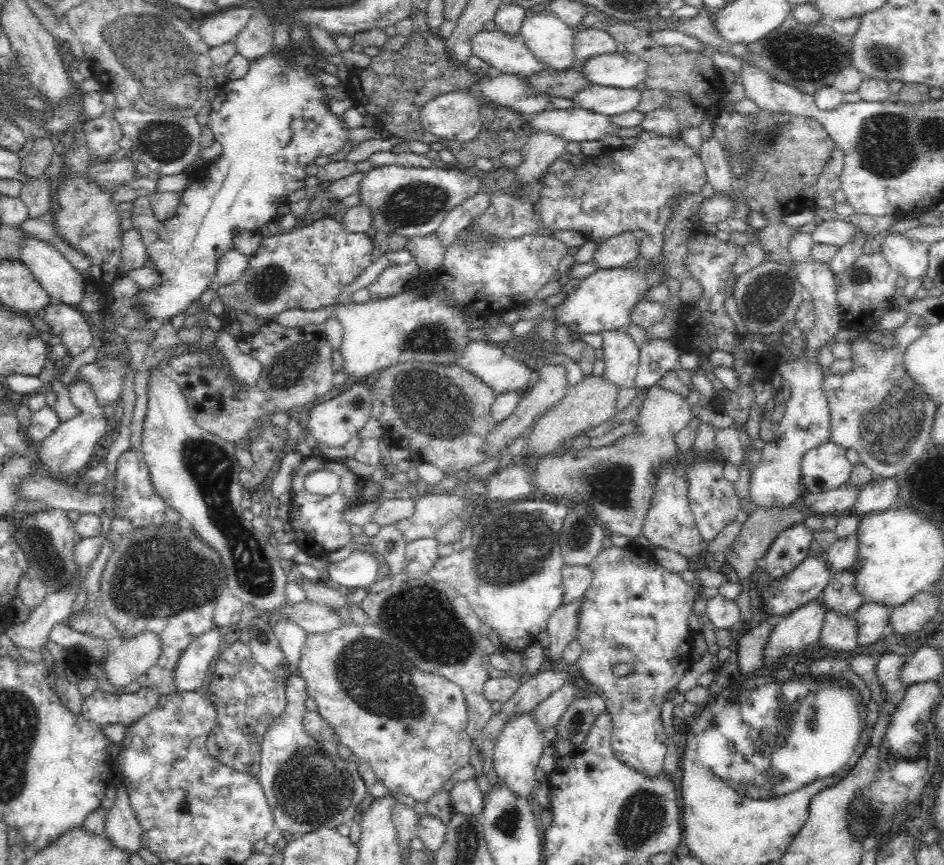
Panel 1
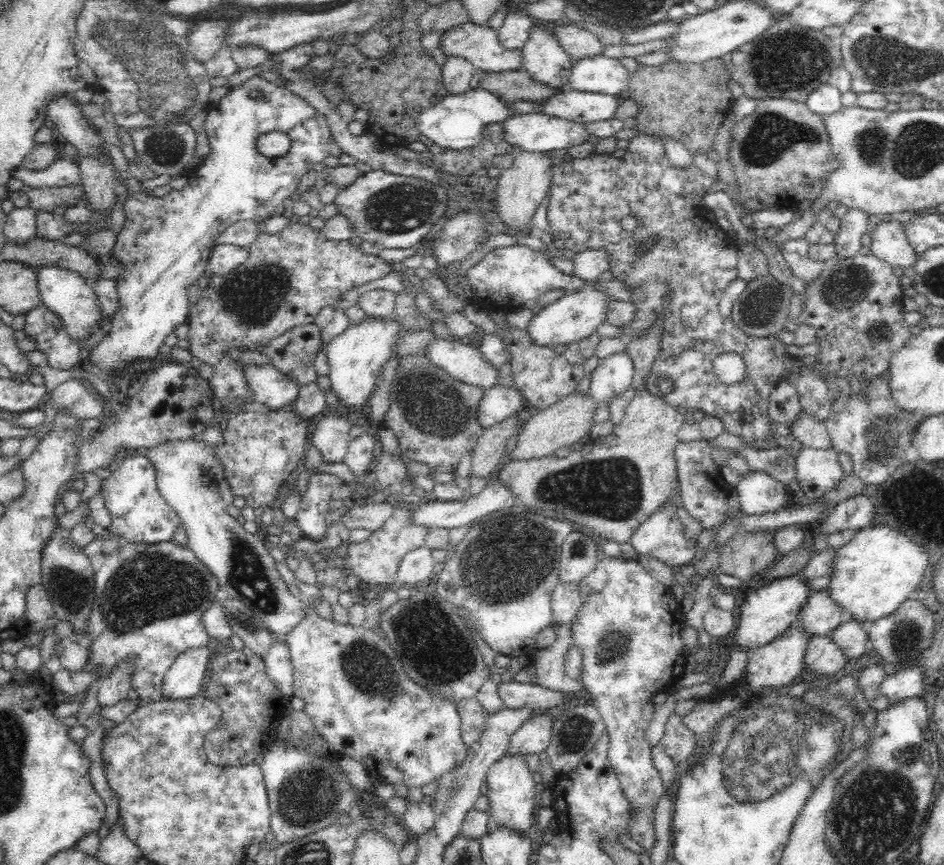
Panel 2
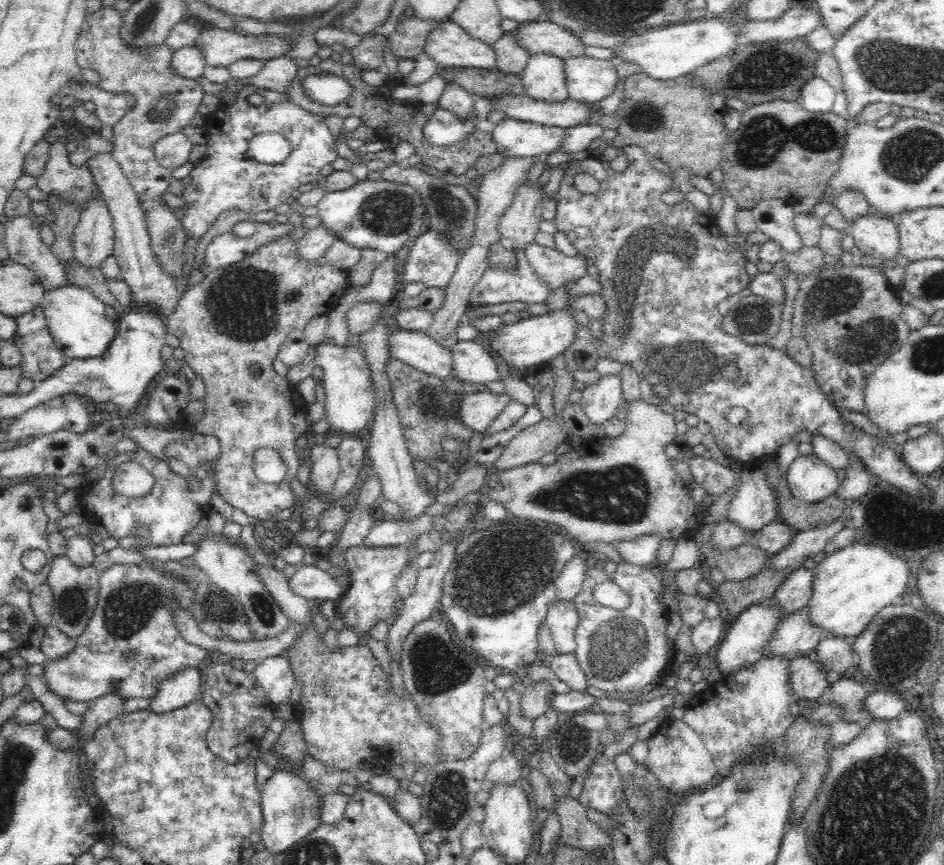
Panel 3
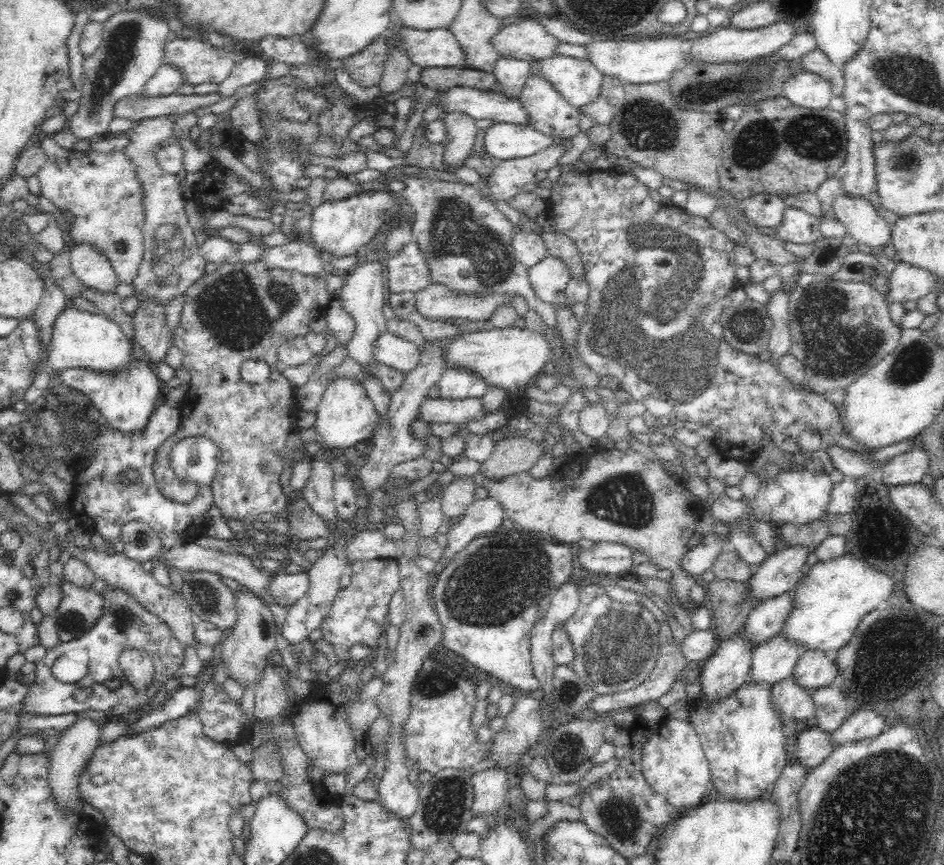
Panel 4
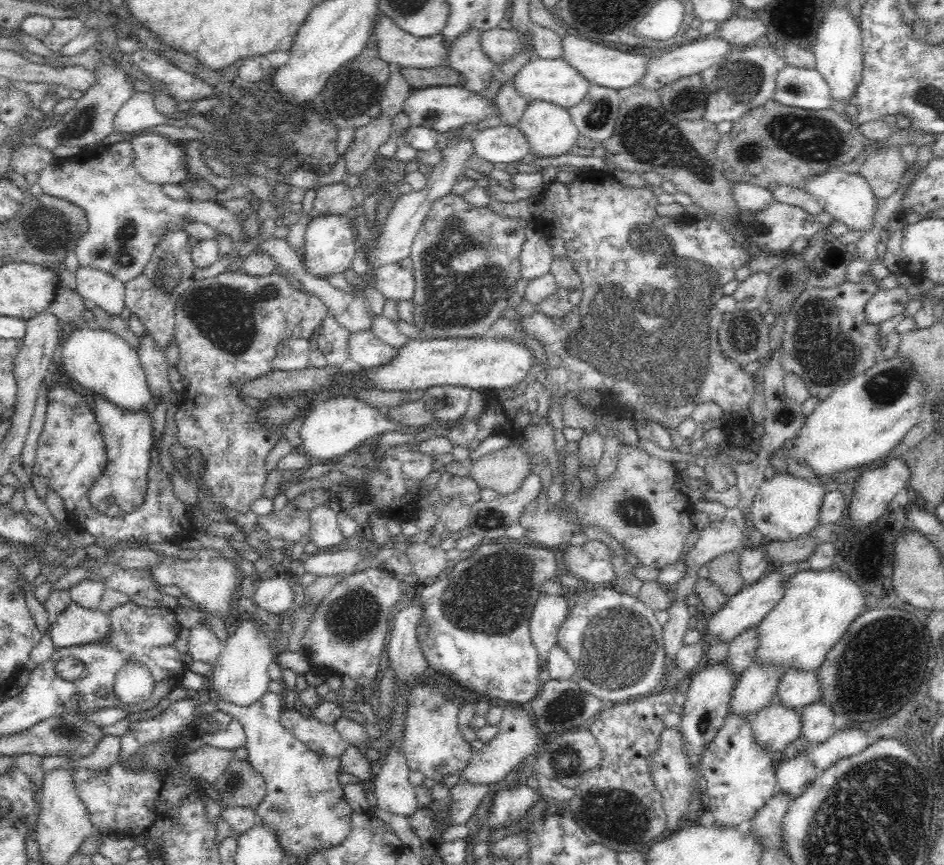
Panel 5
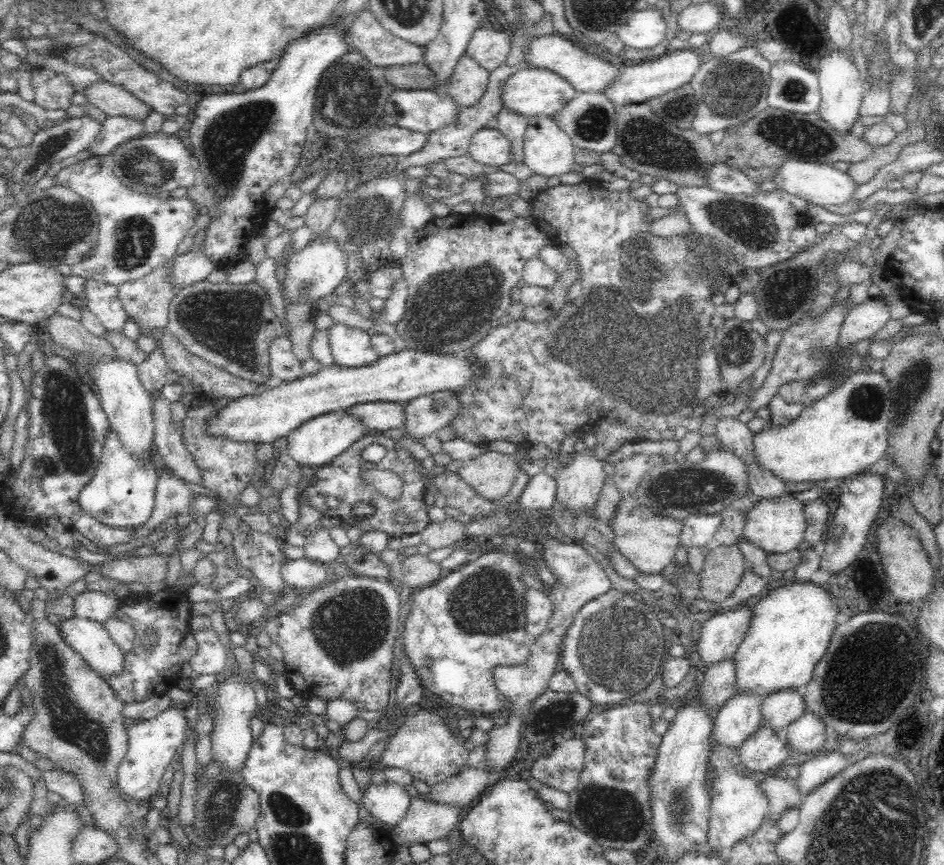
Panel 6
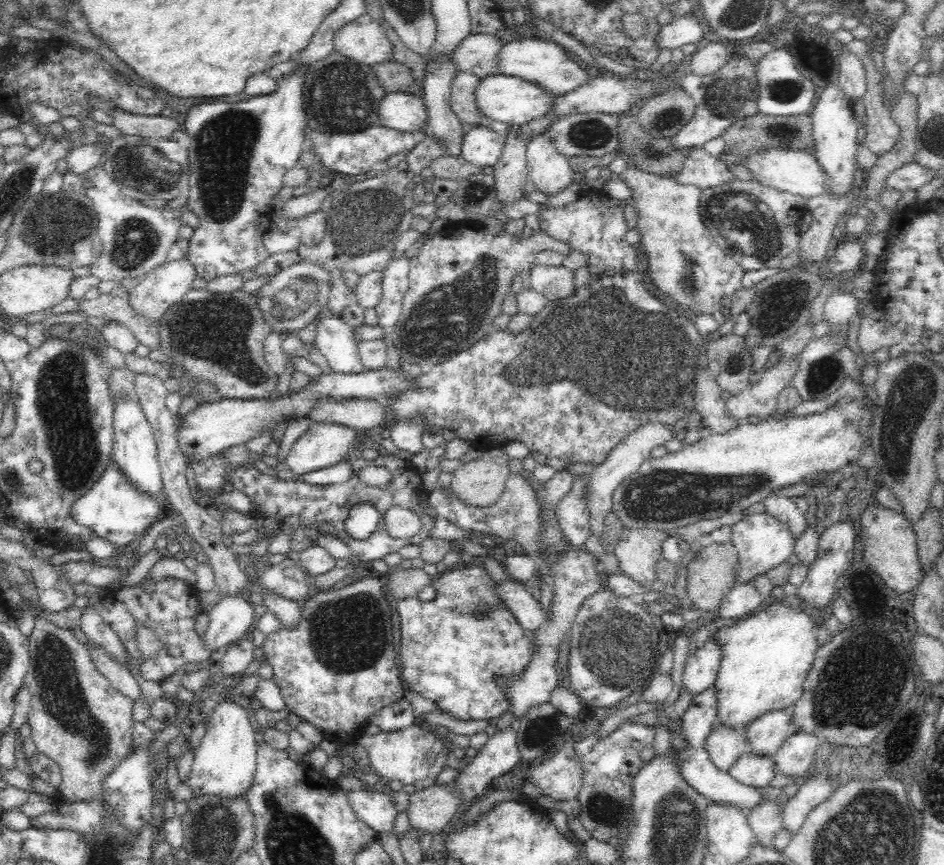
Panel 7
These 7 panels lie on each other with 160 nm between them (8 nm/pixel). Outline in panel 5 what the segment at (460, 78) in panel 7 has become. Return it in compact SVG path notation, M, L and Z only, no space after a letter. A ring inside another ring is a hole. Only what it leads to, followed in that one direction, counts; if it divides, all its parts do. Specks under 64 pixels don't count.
M468 28L460 32L450 44L447 65L465 78L463 87L470 92L480 92L493 79L497 64L488 58L480 44L482 30Z

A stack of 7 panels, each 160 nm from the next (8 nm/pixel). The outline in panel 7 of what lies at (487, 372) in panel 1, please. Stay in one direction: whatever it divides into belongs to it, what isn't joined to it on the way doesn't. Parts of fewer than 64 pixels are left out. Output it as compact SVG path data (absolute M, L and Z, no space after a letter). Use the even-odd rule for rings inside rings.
M332 314L322 318L313 342L327 358L332 371L356 374L366 369L359 355L360 340L341 318Z

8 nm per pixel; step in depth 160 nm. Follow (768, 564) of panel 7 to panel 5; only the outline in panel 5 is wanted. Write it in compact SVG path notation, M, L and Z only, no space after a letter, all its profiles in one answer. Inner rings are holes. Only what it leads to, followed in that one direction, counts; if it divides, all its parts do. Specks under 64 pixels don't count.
M775 473L772 478L763 480L752 498L749 506L751 523L762 534L765 542L794 540L819 524L820 507L825 494L825 480L813 482L792 473Z

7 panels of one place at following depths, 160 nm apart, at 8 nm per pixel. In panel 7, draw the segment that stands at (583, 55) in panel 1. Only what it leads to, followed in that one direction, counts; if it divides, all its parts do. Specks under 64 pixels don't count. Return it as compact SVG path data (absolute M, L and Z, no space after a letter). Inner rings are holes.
M471 32L453 52L457 70L471 72L482 79L498 74L499 52L505 42L495 34Z

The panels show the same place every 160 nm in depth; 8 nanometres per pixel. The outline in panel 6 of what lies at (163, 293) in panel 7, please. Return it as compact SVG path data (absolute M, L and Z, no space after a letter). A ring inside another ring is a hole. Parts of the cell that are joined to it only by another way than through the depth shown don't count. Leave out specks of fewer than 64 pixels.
M199 229L194 236L194 242L189 251L176 255L172 265L172 281L180 289L207 280L216 264L204 254L202 245L206 240L206 232Z

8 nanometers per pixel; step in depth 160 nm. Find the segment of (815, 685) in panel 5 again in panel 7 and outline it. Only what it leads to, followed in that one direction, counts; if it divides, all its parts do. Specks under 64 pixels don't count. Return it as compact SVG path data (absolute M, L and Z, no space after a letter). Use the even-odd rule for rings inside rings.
M792 709L760 714L746 729L751 750L773 757L774 752L794 729Z

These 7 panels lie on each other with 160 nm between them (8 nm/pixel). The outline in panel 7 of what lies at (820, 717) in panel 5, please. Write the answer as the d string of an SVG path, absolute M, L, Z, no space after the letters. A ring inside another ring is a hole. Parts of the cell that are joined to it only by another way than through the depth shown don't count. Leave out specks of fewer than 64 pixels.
M793 730L782 742L782 746L774 752L776 773L784 771L796 777L798 781L806 778L809 775L808 769L814 764L814 752L820 743L814 734Z

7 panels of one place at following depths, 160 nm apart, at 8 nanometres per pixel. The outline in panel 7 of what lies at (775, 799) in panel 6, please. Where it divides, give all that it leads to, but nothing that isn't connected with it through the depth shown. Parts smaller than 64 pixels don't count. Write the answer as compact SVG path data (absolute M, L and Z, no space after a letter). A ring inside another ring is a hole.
M762 798L747 814L756 843L773 844L783 827L783 807L778 801Z

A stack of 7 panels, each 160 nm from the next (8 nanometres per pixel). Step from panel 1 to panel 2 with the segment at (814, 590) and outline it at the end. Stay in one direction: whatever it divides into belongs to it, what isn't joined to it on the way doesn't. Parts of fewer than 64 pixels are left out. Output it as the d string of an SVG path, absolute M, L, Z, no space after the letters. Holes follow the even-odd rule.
M798 572L782 578L774 578L749 592L740 605L740 624L738 624L738 633L734 636L735 644L748 651L769 644L781 636L792 623L799 621L800 610L810 594L812 592L808 581Z

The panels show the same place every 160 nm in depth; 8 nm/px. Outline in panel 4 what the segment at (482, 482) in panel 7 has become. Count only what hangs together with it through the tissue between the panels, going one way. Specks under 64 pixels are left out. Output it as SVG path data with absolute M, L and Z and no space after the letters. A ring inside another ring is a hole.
M525 436L504 438L495 444L490 458L481 462L479 471L488 478L498 480L516 472L530 471L543 453L543 442L534 442Z

